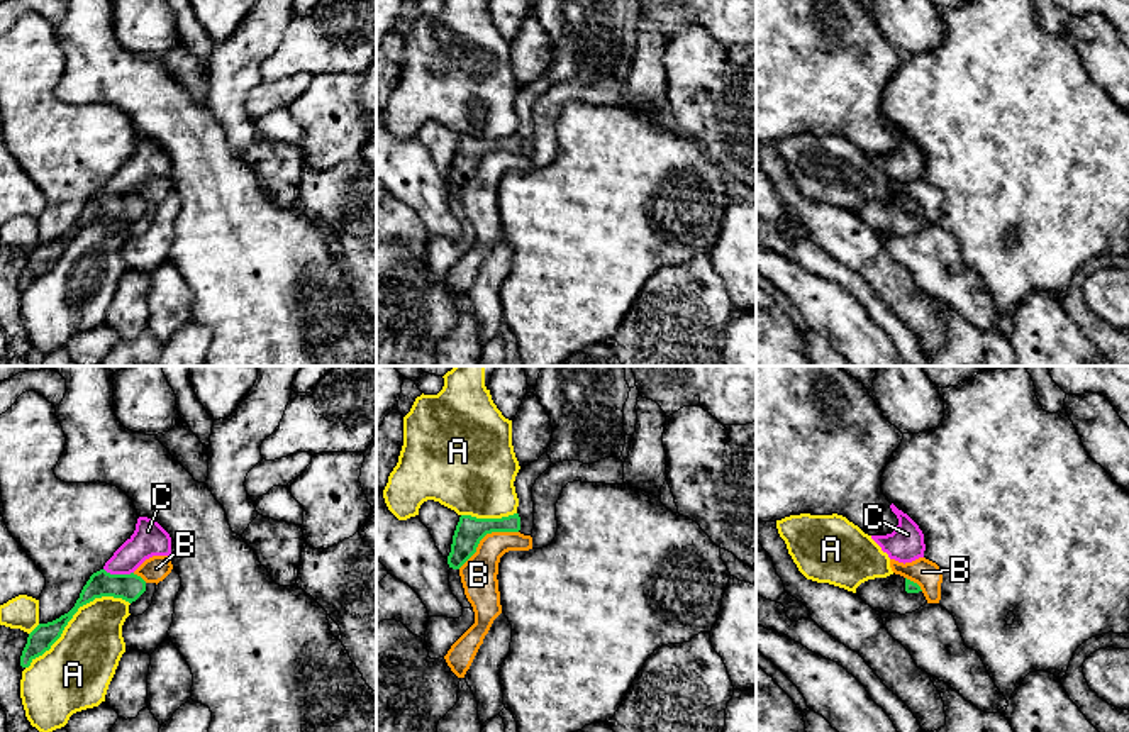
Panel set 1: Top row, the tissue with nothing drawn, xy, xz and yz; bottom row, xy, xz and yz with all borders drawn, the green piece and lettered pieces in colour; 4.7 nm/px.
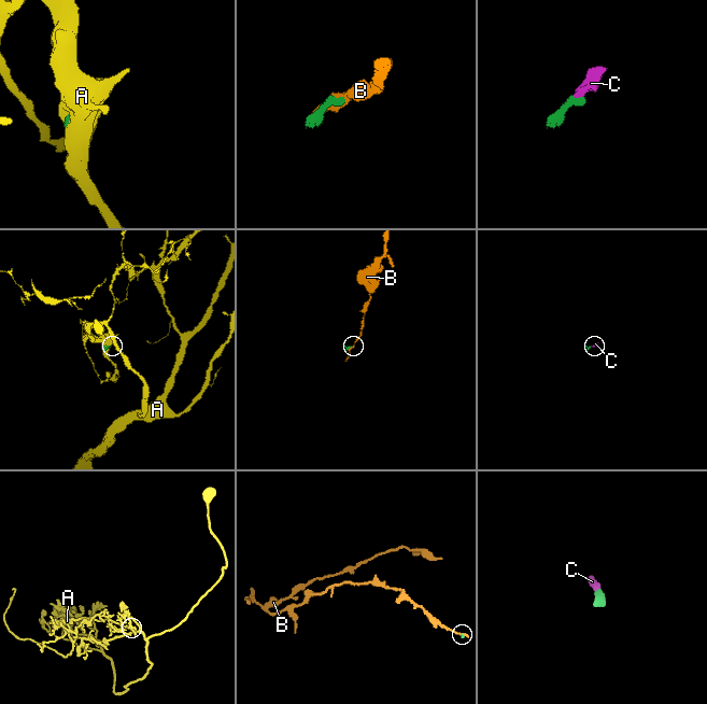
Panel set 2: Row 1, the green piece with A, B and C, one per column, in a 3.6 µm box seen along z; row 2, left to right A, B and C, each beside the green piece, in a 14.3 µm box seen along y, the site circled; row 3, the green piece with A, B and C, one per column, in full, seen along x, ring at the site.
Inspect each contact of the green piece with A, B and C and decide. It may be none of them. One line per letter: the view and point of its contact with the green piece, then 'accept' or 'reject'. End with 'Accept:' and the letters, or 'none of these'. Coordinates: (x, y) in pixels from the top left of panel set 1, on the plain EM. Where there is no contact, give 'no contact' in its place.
A: xy (73, 234) | reject
B: xz (485, 155) | reject
C: xy (119, 195) | accept
Accept: C

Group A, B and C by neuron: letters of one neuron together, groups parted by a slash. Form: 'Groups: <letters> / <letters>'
Groups: A / B / C

